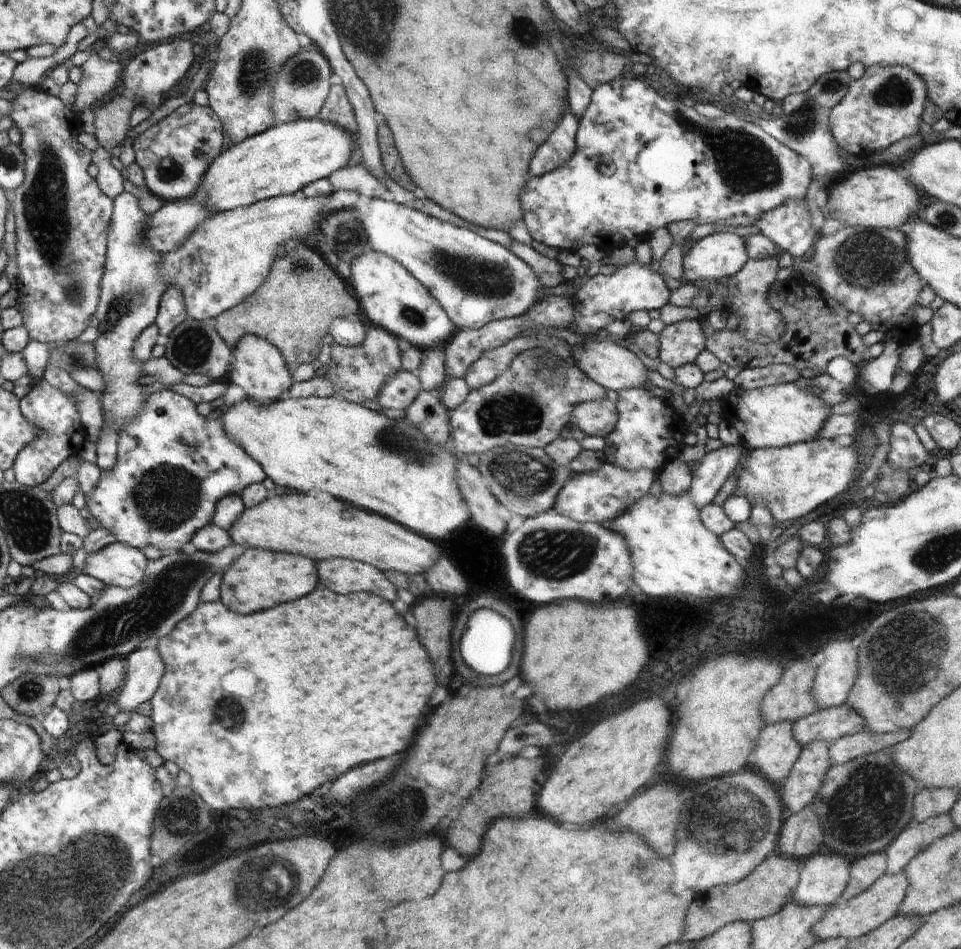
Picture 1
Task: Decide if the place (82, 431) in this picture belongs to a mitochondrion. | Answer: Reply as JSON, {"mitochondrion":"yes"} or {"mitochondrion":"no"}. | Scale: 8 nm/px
{"mitochondrion":"no"}

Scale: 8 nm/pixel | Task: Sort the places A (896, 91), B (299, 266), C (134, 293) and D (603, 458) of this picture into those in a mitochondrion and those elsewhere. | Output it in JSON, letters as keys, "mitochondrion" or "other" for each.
{"A":"mitochondrion","B":"mitochondrion","C":"mitochondrion","D":"other"}

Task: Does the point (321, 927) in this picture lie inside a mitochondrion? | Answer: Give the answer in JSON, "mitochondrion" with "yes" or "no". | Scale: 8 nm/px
{"mitochondrion":"no"}

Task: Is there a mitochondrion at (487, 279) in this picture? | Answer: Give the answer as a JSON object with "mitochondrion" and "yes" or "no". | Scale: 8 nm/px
{"mitochondrion":"yes"}

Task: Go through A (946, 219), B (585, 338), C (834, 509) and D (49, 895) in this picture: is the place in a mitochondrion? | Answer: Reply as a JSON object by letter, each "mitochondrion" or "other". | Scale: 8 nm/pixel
{"A":"mitochondrion","B":"other","C":"other","D":"mitochondrion"}

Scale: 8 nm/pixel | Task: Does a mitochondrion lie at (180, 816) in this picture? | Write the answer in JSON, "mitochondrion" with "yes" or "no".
{"mitochondrion":"yes"}

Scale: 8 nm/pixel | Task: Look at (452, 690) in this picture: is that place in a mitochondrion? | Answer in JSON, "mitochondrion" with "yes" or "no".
{"mitochondrion":"no"}

